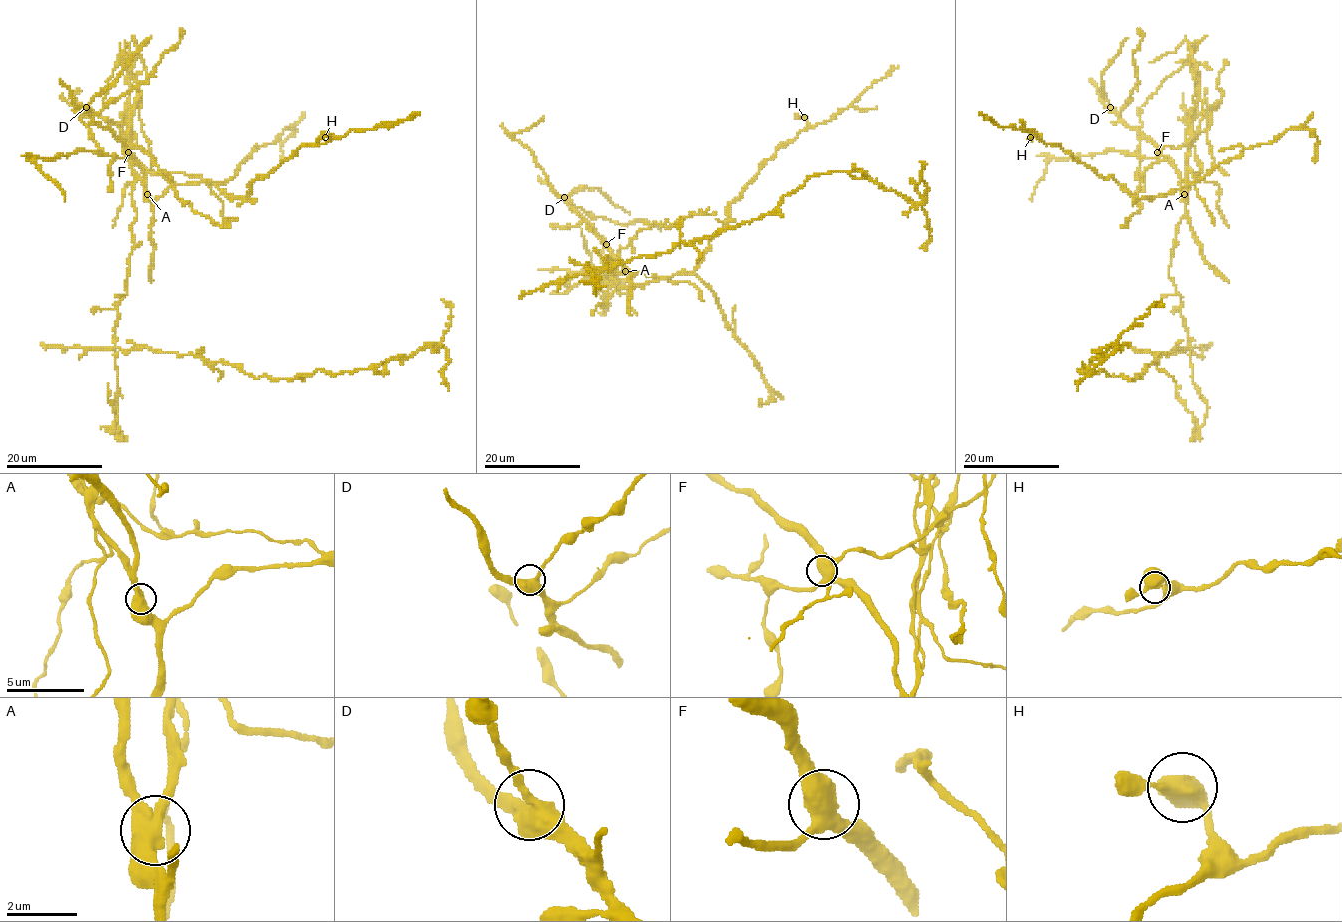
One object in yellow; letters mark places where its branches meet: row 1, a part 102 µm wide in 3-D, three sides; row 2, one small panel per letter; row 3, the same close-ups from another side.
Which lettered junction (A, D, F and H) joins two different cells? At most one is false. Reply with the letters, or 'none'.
A

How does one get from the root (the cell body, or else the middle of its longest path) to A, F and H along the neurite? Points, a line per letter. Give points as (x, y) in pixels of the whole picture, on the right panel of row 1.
A: (1173, 280), (1168, 266), (1171, 262), (1176, 227), (1185, 214), (1187, 176), (1185, 193)
F: (1173, 280), (1168, 266), (1171, 262), (1176, 227), (1185, 214), (1188, 178), (1183, 190), (1177, 169), (1157, 152)
H: (1173, 280), (1168, 266), (1188, 178), (1186, 199), (1187, 182), (1136, 198), (1058, 144), (1030, 137)

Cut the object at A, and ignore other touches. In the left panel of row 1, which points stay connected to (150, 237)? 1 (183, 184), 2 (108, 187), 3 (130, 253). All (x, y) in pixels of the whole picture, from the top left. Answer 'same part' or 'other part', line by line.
1: same part
2: same part
3: other part

